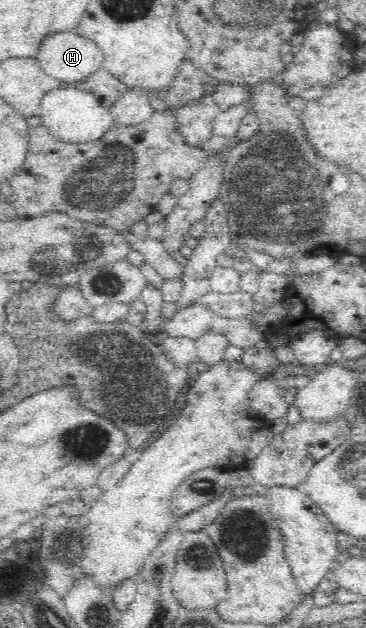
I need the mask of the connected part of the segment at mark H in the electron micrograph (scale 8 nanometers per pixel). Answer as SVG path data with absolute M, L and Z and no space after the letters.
M54 33L40 47L38 61L46 75L74 85L103 67L104 55L92 41L80 35Z

